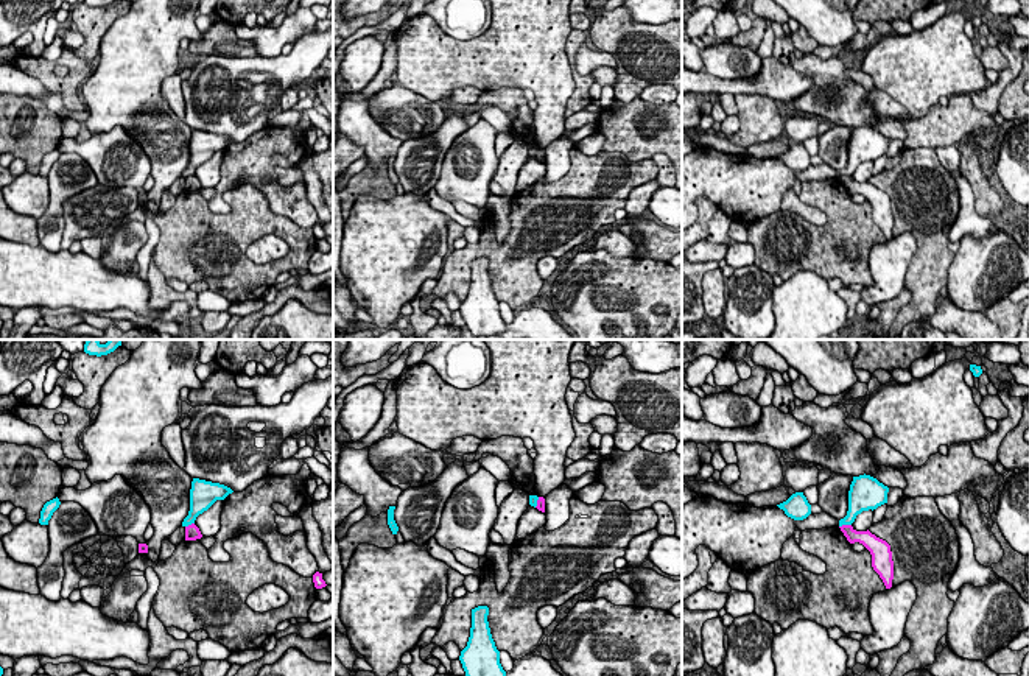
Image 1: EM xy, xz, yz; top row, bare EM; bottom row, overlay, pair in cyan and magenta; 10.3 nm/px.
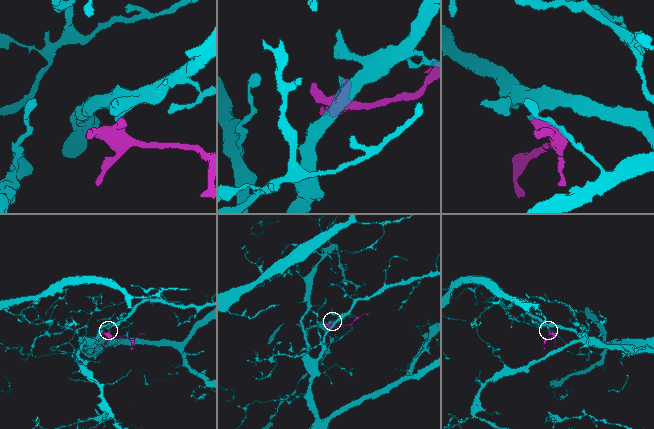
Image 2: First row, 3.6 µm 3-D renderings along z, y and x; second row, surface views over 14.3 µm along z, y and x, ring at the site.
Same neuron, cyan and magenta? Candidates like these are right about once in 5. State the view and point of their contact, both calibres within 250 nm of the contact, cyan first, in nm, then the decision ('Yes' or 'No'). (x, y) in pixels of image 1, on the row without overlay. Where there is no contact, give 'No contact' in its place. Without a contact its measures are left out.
Touches cyan at yz (844, 175). Thickness 190 nm (cyan) against 130 nm. No

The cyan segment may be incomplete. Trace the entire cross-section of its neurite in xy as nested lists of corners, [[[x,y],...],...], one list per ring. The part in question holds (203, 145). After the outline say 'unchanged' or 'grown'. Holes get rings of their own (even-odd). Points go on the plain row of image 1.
[[[193,129],[190,140],[190,162],[182,178],[195,174],[196,168],[207,162],[216,151],[224,151],[234,142],[224,136]]]; unchanged

